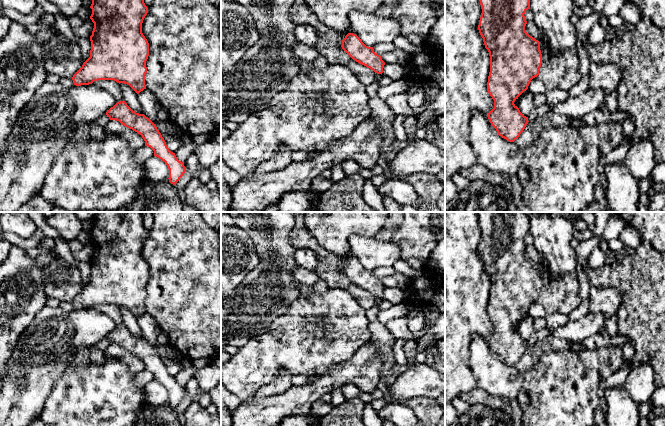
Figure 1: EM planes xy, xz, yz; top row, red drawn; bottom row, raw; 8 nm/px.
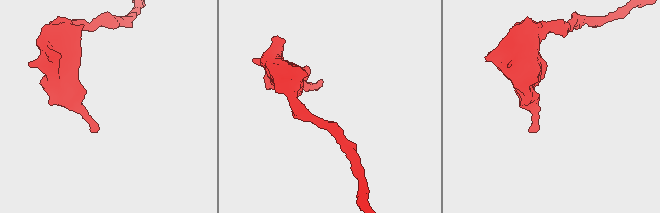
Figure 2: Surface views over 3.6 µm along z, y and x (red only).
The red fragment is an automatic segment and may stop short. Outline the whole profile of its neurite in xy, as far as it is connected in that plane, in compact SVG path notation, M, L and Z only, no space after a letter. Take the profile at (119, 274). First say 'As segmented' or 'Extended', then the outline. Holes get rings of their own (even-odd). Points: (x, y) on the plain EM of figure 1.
As segmented. M95 212L90 243L94 247L90 260L90 281L73 299L74 309L89 309L98 304L114 304L129 309L137 318L146 313L146 285L149 267L142 257L142 247L148 237L140 212Z

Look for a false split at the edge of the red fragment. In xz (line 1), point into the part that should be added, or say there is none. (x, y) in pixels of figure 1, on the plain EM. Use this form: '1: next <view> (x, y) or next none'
1: next none

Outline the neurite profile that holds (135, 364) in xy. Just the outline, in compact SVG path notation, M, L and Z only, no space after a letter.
M110 344L104 351L105 357L120 358L133 373L145 370L145 365L140 358L122 349L119 345Z

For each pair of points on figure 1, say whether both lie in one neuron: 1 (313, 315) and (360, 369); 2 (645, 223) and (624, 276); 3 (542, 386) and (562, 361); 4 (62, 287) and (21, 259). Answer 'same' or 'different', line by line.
1: different
2: different
3: same
4: different

